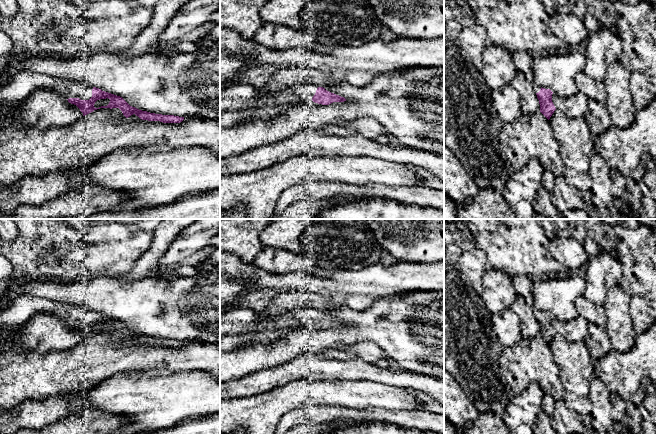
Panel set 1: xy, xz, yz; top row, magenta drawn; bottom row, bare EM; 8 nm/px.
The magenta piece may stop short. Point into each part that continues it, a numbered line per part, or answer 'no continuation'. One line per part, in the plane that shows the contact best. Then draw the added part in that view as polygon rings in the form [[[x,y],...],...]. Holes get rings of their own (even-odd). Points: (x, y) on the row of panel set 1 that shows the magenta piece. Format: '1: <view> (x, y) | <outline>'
1: xy (22, 84) | [[[22,70],[15,74],[5,85],[0,86],[0,103],[23,101],[37,89],[59,92],[66,99],[89,100],[92,97],[93,87],[79,82]]]

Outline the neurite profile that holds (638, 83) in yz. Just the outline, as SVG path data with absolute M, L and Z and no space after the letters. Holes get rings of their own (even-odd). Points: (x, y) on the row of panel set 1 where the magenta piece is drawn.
M630 72L629 90L635 110L645 107L654 98L648 90L648 79L641 72Z

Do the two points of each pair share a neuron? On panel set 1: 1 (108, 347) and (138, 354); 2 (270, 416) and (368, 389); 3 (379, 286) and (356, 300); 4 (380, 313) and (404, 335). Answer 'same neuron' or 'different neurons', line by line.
1: same neuron
2: same neuron
3: different neurons
4: same neuron

